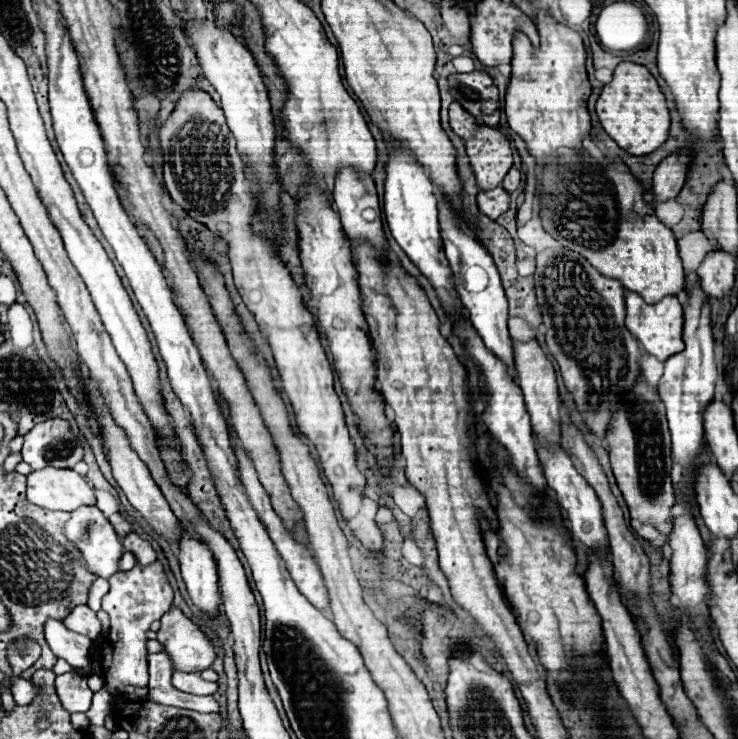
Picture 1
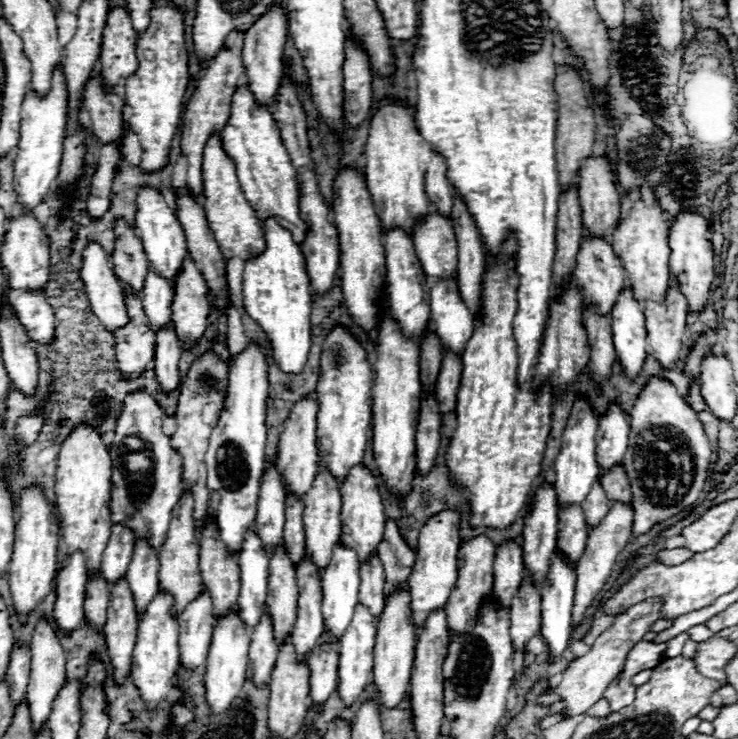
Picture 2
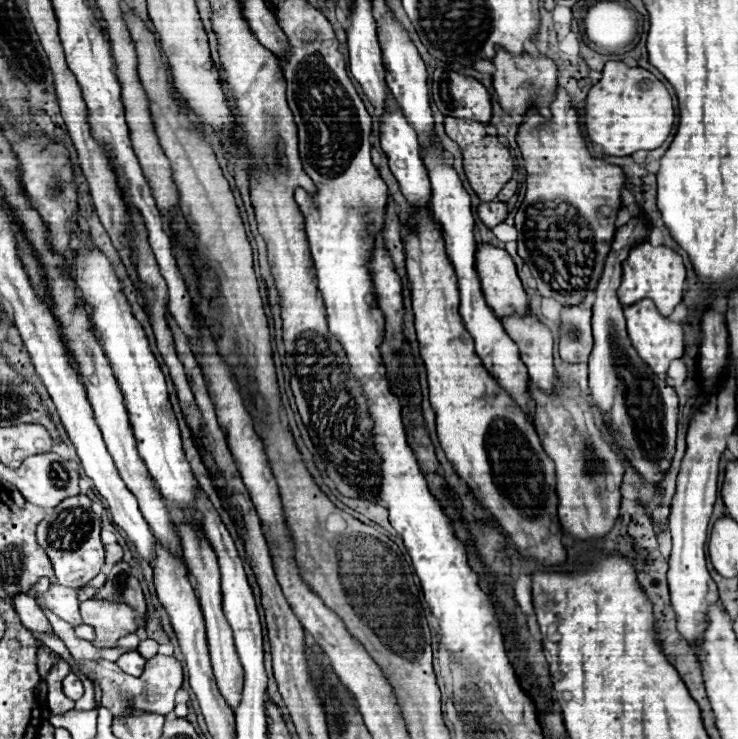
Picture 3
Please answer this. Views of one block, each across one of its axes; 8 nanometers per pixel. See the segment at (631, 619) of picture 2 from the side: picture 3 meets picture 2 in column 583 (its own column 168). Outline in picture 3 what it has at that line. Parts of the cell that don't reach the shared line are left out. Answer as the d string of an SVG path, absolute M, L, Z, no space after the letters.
M154 656L146 662L144 674L140 678L132 678L112 662L86 662L82 672L90 674L100 682L102 688L102 706L112 712L114 718L120 718L124 710L138 710L138 712L156 712L166 716L174 710L174 696L182 686L182 666L174 656Z

